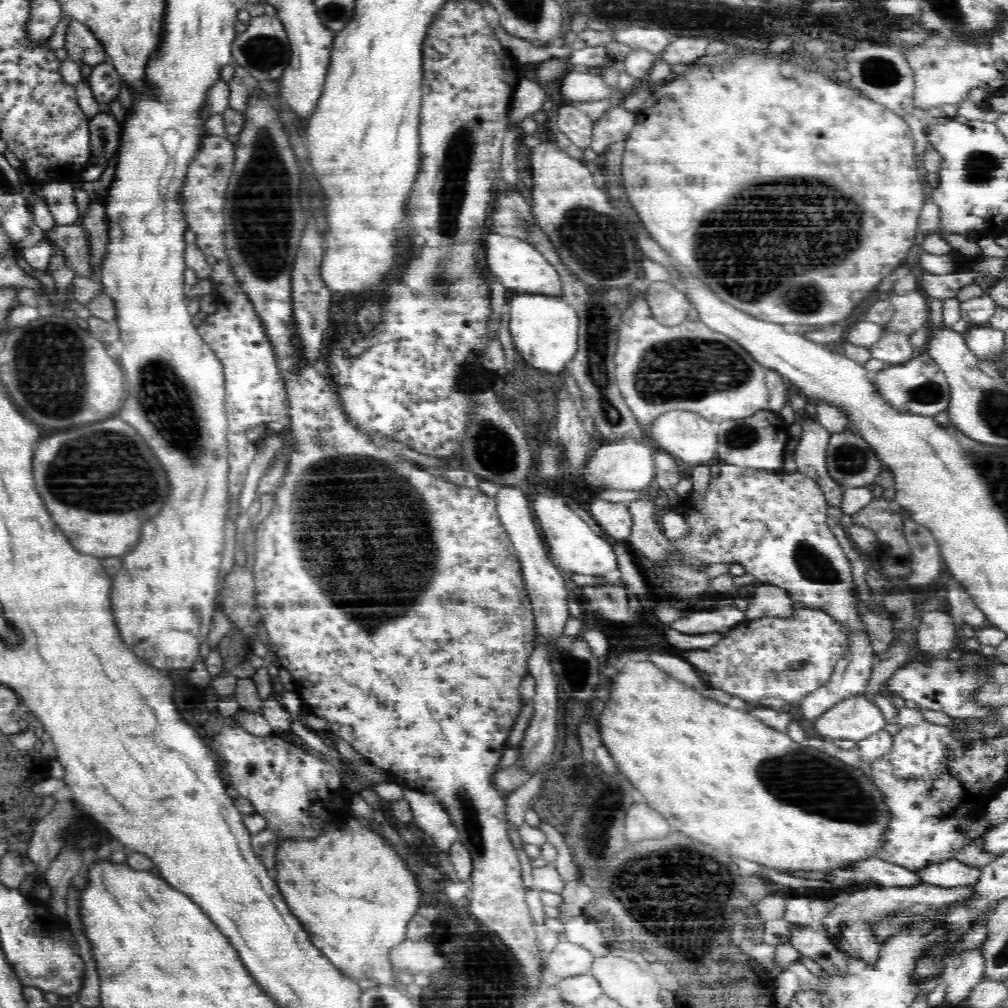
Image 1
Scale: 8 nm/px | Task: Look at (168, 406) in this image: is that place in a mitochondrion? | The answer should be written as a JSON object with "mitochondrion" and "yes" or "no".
{"mitochondrion":"yes"}

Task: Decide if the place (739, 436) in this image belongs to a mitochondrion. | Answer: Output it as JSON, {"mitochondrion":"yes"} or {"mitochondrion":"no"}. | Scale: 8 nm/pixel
{"mitochondrion":"yes"}

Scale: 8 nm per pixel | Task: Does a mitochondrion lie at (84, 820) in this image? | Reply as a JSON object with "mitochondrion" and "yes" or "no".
{"mitochondrion":"no"}

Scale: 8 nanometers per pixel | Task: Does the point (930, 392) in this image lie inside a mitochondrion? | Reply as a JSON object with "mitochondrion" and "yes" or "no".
{"mitochondrion":"yes"}

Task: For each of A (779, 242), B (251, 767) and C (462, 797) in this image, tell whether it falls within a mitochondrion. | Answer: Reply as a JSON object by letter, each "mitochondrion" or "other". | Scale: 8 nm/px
{"A":"mitochondrion","B":"mitochondrion","C":"mitochondrion"}

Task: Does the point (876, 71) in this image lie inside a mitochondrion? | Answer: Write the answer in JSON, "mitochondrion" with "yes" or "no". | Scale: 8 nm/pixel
{"mitochondrion":"yes"}

